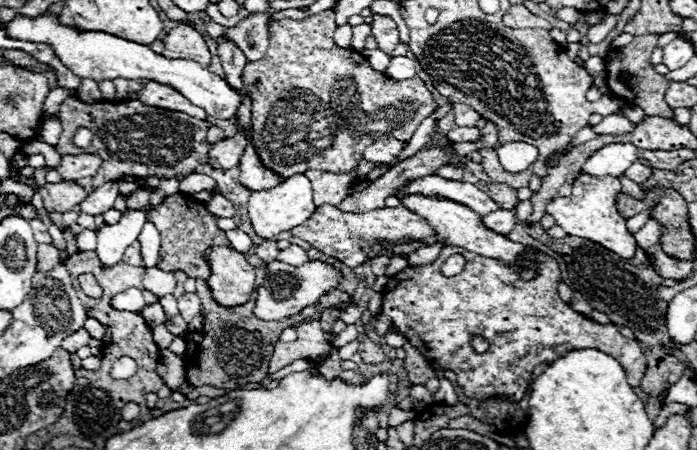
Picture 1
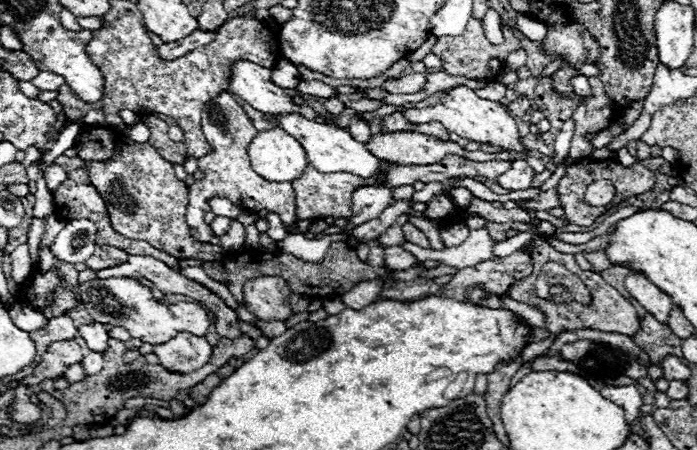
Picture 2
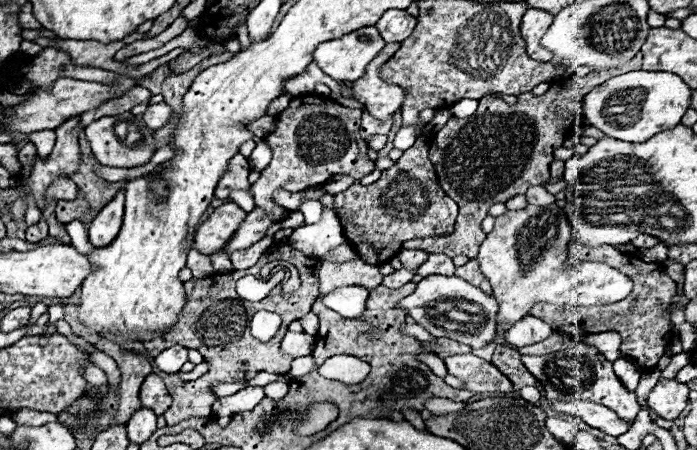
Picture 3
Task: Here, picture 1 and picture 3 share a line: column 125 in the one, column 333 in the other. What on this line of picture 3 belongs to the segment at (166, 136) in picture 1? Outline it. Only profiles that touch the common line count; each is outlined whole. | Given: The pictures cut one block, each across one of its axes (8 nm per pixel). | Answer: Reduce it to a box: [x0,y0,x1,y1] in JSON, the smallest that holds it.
[252,96,374,220]

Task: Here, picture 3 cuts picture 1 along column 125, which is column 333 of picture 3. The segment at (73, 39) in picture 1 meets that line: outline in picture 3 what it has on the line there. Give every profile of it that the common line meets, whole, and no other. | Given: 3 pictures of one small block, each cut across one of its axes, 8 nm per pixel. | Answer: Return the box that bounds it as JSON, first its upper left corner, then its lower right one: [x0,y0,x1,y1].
[314,26,386,82]

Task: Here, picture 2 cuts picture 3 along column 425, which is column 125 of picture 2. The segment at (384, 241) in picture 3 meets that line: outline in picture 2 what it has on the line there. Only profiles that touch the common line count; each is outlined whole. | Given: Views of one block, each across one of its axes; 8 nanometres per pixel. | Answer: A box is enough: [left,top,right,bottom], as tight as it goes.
[55,138,226,260]

